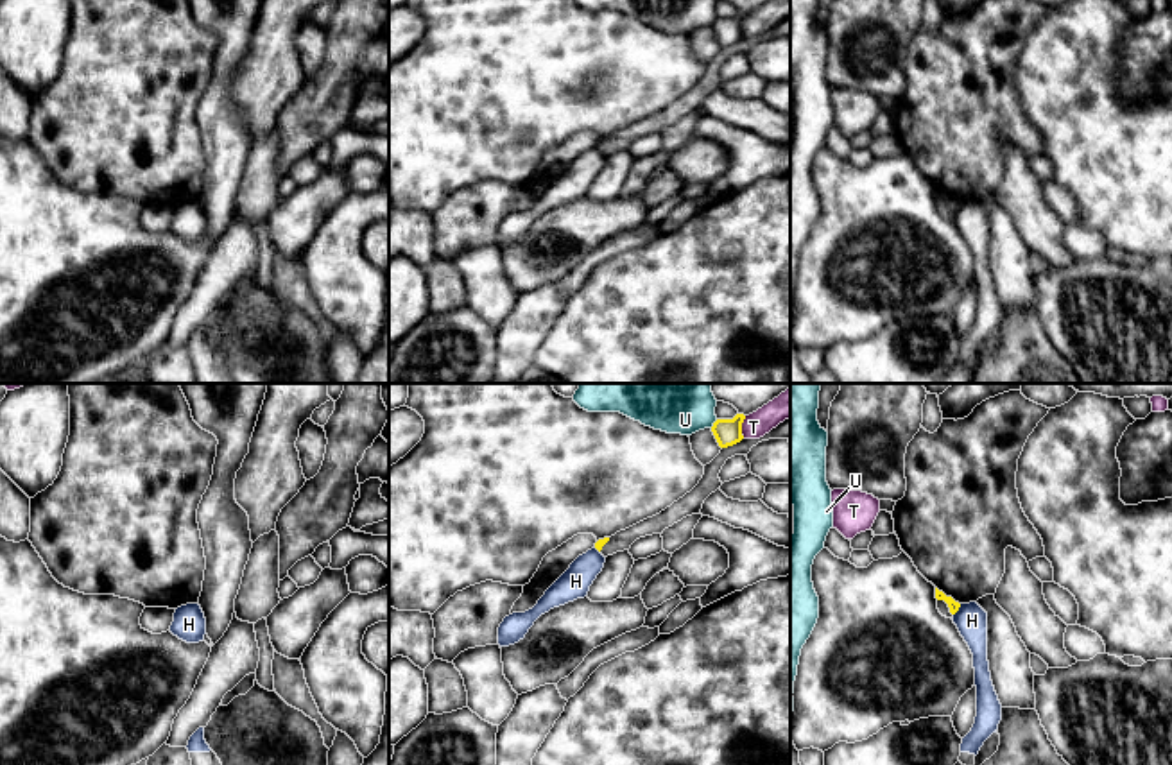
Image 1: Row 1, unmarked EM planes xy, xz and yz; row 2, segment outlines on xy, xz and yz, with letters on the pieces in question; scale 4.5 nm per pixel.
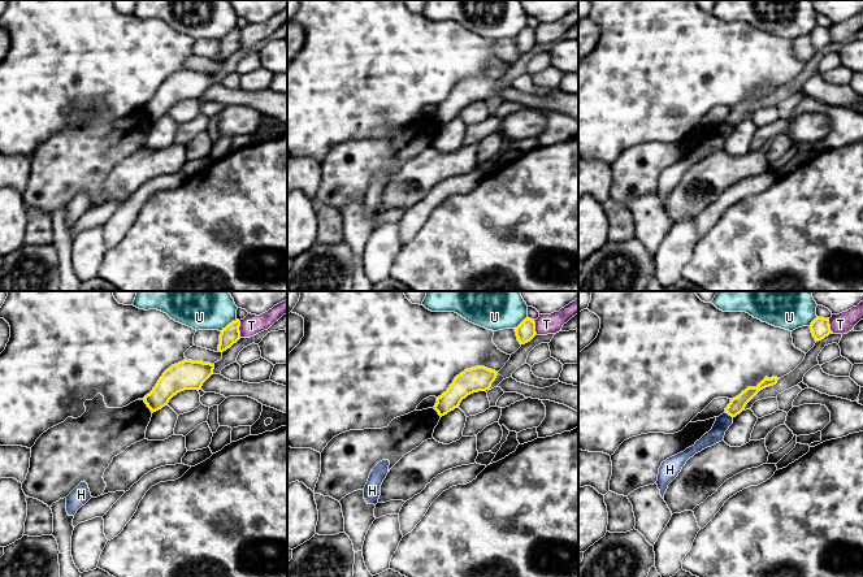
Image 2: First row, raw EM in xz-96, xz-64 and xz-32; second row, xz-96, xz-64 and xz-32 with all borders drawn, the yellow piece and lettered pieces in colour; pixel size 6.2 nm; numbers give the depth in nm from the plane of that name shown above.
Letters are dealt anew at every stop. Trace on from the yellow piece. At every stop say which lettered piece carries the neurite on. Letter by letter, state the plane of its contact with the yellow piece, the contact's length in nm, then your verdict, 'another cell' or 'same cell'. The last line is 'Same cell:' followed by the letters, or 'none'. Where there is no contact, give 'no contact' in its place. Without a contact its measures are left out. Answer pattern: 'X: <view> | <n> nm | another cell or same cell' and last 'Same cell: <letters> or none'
H: yz | 70 nm | another cell
T: xz | 110 nm | another cell
U: xz | 50 nm | another cell
Same cell: none

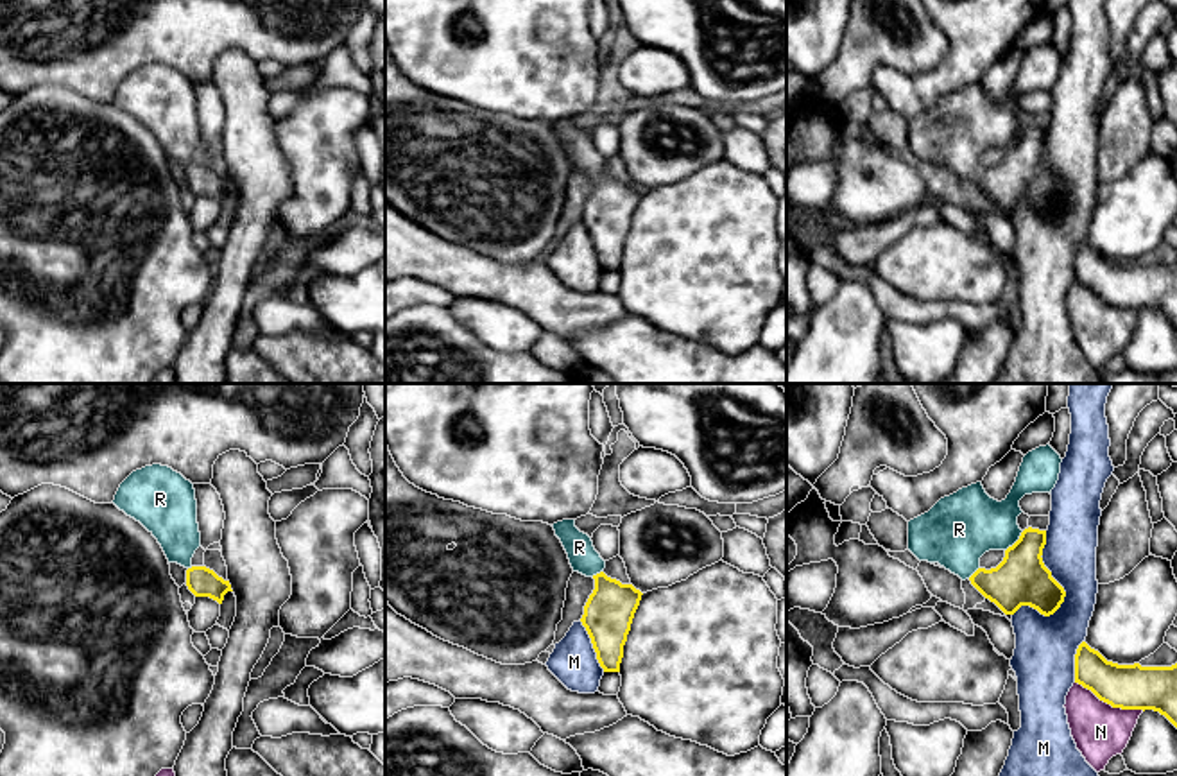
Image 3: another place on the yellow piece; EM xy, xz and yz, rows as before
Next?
M: yz | 420 nm | another cell
N: yz | 340 nm | another cell
R: yz | 130 nm | same cell
Same cell: R

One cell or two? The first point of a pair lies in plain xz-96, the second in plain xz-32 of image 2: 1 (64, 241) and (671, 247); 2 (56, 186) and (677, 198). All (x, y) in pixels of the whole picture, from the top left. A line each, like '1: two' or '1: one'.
1: two
2: two

